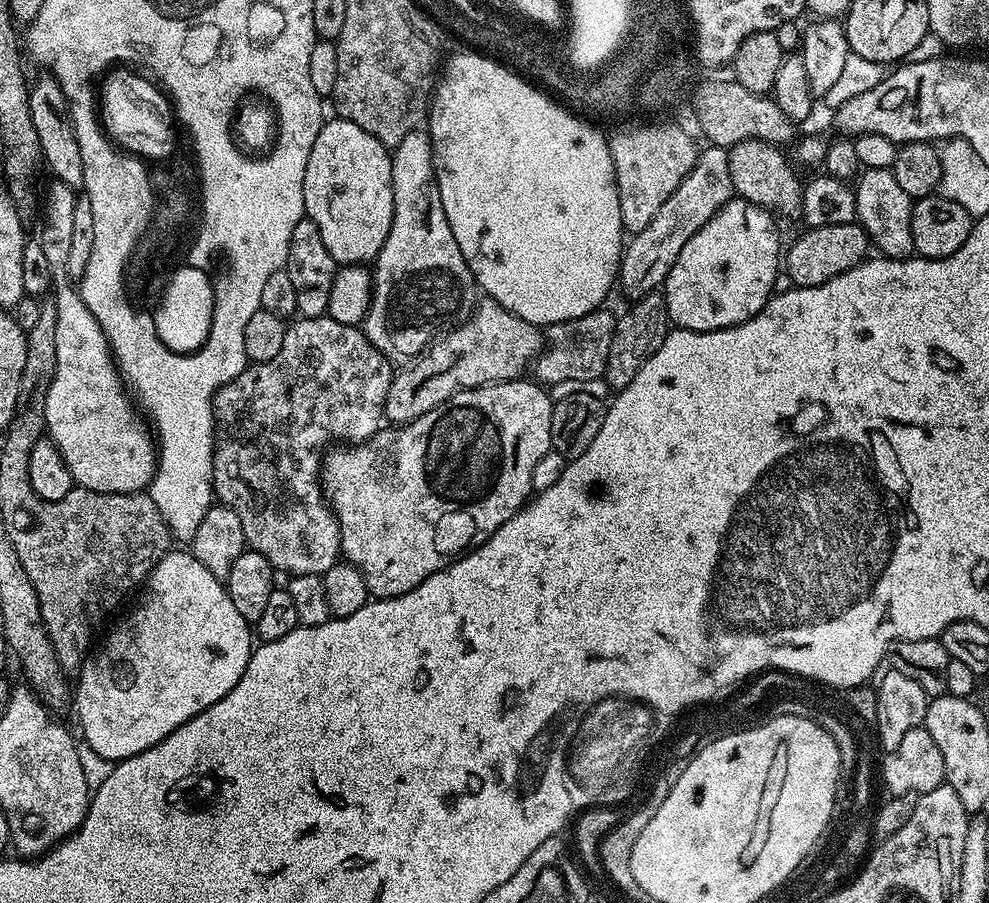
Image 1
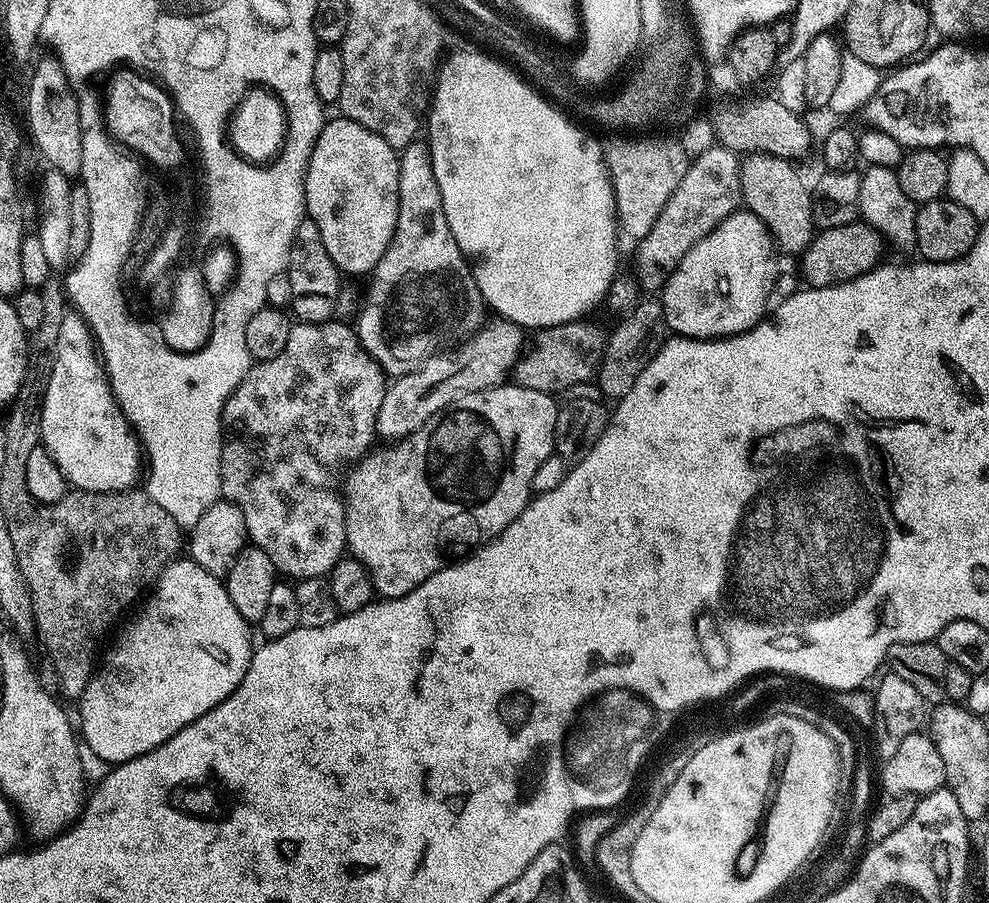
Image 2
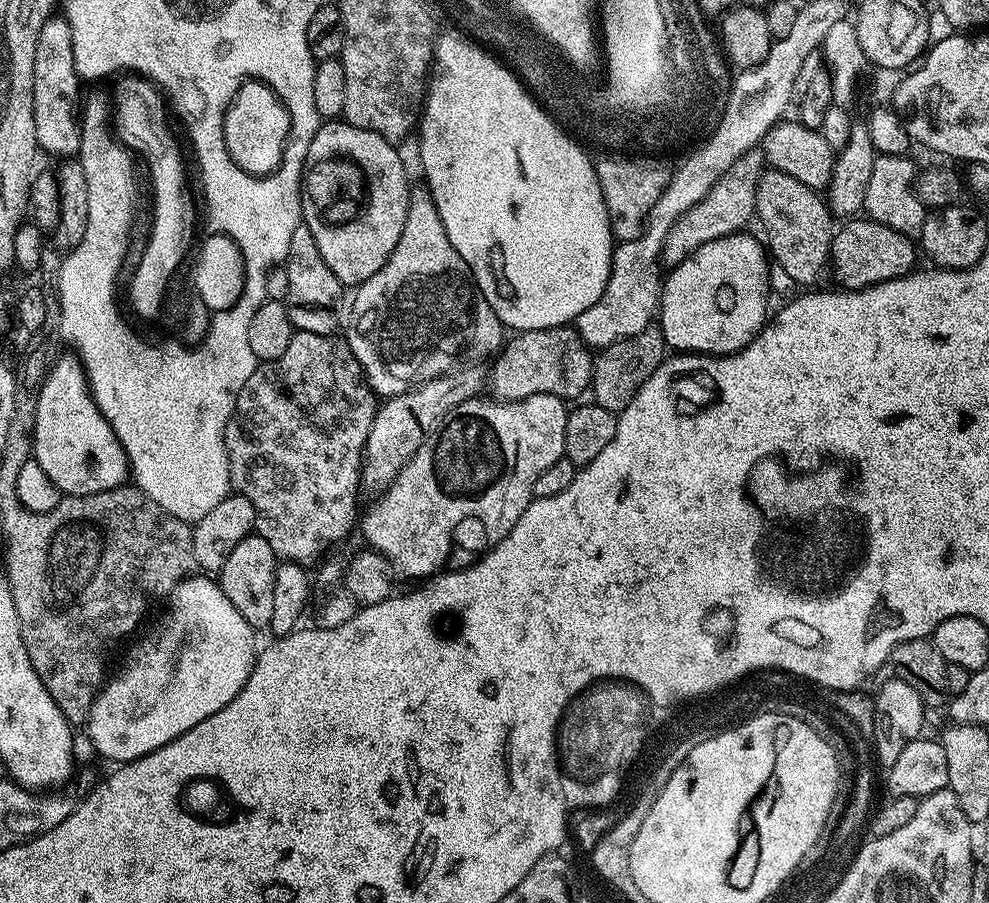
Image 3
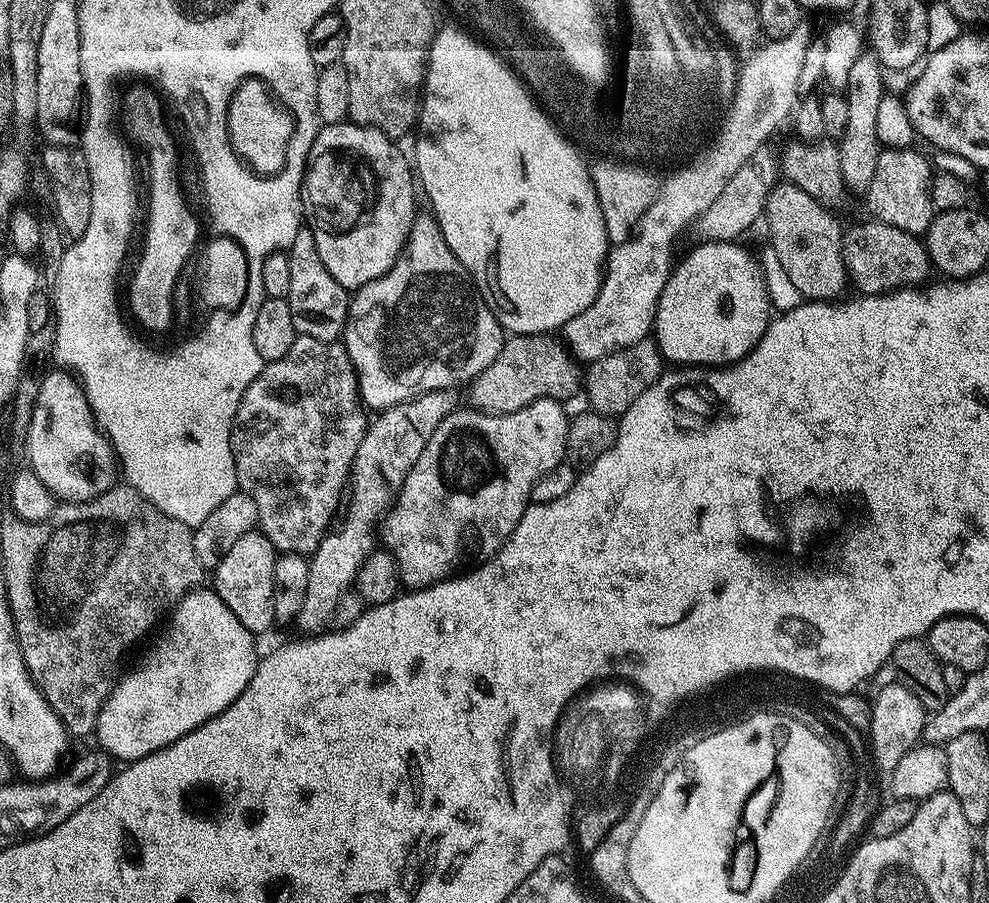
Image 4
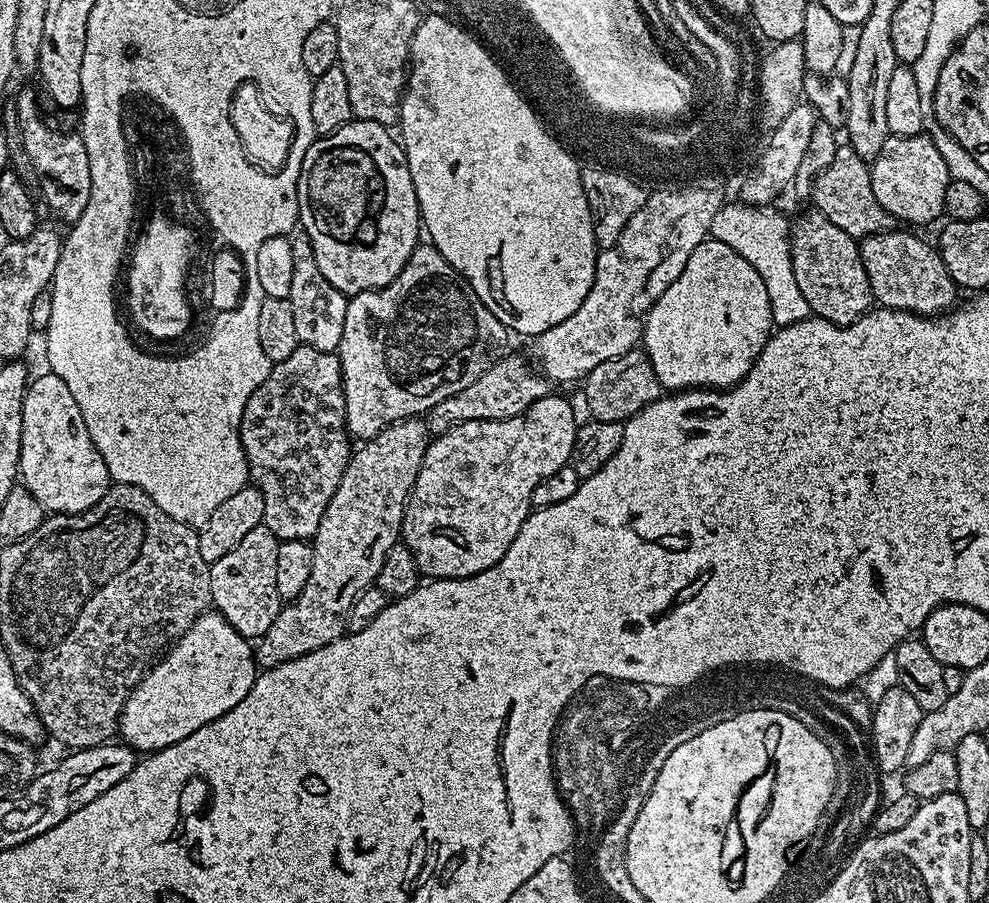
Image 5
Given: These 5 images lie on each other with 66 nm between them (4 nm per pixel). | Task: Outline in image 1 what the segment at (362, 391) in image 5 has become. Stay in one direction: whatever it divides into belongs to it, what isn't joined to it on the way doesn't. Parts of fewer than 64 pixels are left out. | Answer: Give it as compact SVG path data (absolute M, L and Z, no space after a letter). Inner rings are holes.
M424 130L406 134L390 155L394 218L390 234L374 261L372 303L362 327L369 342L389 361L397 362L403 356L421 355L437 339L436 332L464 323L477 303L478 285L466 258L462 258L462 250L458 250L458 242L454 242L446 210L442 210L442 194L436 180L438 157L432 153L431 135Z

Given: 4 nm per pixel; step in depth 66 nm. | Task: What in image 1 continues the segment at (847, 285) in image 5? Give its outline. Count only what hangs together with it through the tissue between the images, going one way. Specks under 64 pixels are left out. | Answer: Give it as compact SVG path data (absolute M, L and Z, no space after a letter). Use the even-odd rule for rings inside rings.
M743 140L727 149L732 191L739 199L769 209L777 217L797 215L800 212L802 180L788 166L789 157L780 152L783 151L777 145L768 144L765 140Z

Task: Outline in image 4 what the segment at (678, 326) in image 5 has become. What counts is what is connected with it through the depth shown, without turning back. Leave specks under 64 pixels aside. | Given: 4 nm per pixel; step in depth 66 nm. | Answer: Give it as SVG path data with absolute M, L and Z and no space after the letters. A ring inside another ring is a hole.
M727 240L700 242L700 245L673 267L660 300L656 303L654 339L661 357L672 366L697 368L722 368L739 364L766 334L770 323L768 287L764 281L764 269L740 244Z

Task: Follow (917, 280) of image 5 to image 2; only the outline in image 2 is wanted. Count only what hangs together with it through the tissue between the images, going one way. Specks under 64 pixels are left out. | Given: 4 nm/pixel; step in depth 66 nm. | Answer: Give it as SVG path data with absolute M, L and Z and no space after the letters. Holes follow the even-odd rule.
M863 222L823 229L813 237L807 252L799 259L800 268L804 271L803 283L814 288L825 288L858 278L871 272L885 259L884 246L886 240L880 232Z

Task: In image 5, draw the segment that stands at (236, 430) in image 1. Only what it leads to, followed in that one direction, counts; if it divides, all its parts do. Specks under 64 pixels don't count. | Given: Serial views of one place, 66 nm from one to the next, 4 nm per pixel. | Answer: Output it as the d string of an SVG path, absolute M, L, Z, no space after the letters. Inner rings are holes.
M300 344L290 358L273 364L266 382L262 382L262 386L250 394L250 402L246 402L240 423L240 441L251 483L262 494L263 524L279 541L311 541L354 451L353 445L348 445L350 437L344 423L344 379L339 355Z

